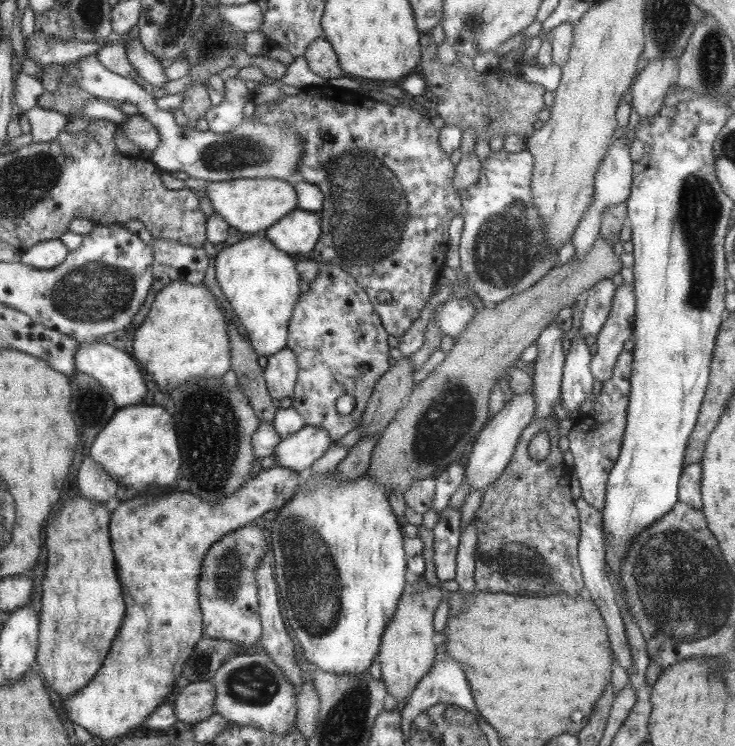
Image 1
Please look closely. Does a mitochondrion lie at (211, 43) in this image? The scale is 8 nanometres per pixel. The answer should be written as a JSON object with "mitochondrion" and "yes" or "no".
{"mitochondrion":"yes"}

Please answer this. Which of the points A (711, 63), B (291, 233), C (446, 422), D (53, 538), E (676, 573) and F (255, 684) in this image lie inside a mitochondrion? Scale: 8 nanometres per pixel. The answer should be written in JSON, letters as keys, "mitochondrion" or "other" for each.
{"A":"mitochondrion","B":"other","C":"mitochondrion","D":"other","E":"mitochondrion","F":"mitochondrion"}

